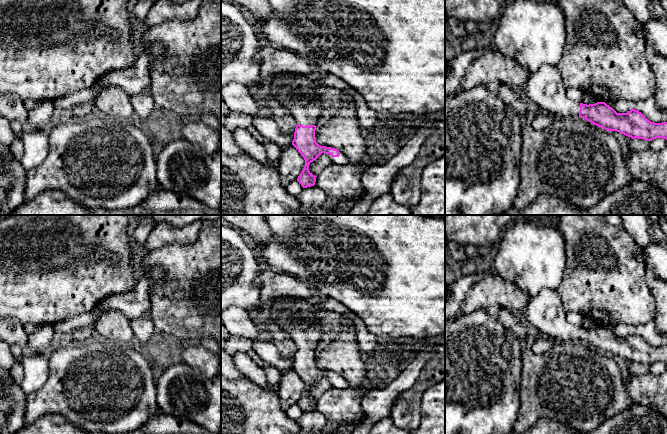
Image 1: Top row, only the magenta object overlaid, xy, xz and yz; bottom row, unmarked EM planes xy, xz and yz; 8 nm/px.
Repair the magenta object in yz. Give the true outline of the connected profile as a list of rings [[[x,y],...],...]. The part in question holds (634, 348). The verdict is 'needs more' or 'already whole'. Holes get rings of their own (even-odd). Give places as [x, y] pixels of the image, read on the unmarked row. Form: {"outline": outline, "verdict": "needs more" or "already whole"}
{"outline": [[[544,289],[538,295],[533,296],[526,305],[525,311],[525,317],[529,323],[529,327],[539,331],[540,334],[552,340],[558,339],[562,342],[581,341],[598,351],[608,355],[617,355],[632,363],[638,362],[649,366],[656,362],[664,362],[667,364],[667,346],[651,346],[641,336],[633,332],[627,337],[617,337],[605,326],[587,329],[570,324],[567,320],[567,311],[564,309],[561,297],[556,290]]], "verdict": "needs more"}

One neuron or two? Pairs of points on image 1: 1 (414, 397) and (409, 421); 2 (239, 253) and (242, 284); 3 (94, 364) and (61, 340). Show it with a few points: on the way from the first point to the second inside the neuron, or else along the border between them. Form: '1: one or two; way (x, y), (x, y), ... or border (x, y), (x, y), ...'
1: one; way (409, 403), (409, 415)
2: one; way (239, 261), (240, 276)
3: two; border (72, 342), (49, 350)

